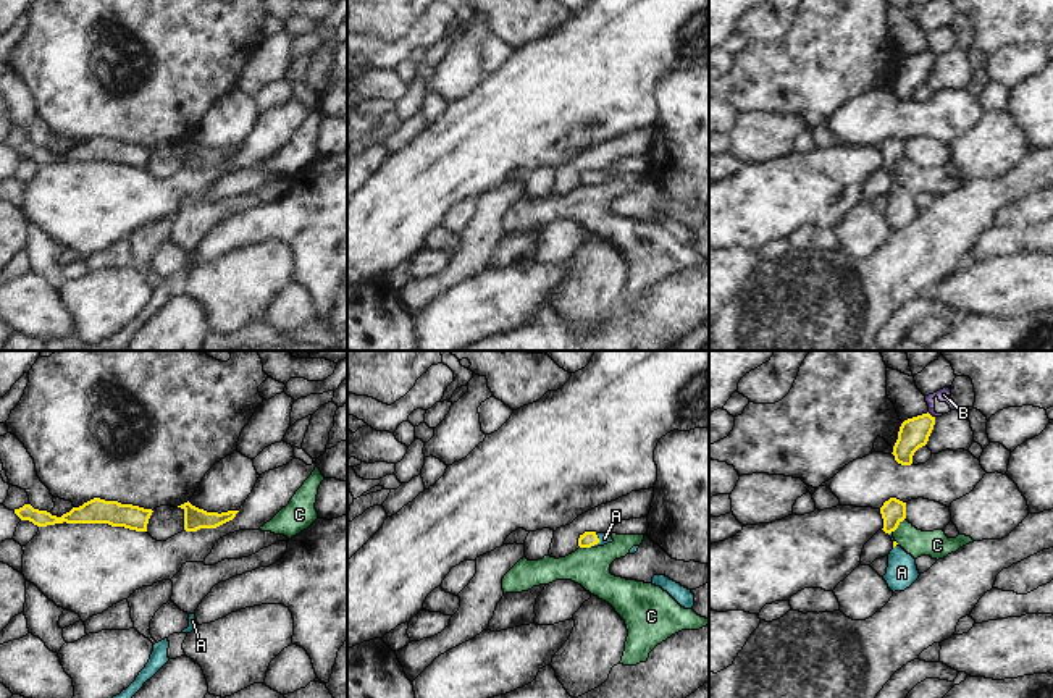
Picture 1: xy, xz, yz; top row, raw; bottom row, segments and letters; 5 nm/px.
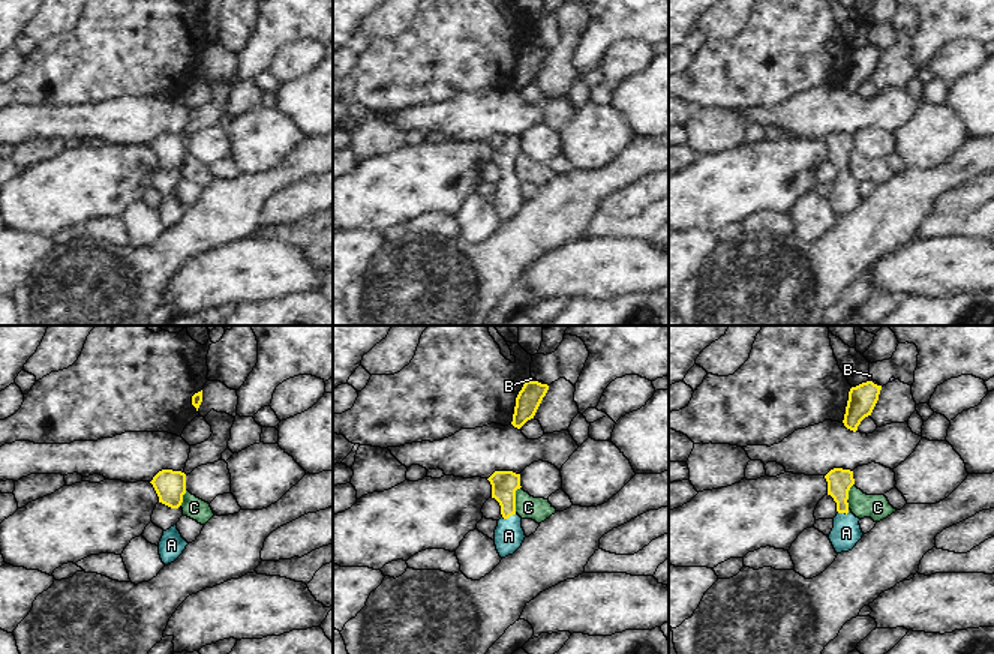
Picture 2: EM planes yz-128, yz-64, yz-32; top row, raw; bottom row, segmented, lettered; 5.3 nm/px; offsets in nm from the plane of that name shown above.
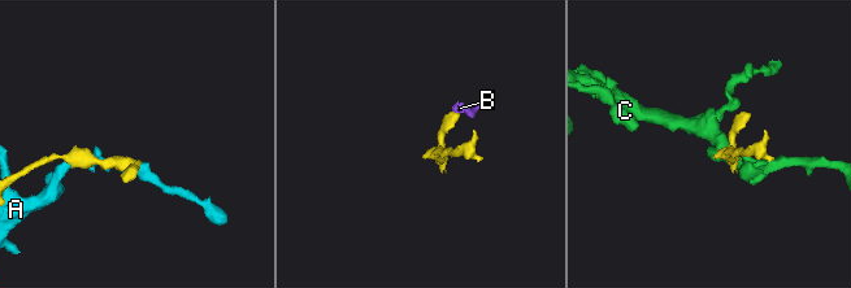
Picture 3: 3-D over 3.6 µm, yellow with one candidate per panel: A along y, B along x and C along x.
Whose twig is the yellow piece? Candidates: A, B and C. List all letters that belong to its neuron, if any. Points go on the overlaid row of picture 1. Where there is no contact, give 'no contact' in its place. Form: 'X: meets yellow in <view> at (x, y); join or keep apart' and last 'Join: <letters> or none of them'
A: meets yellow in xz at (598, 542); join
B: meets yellow in yz at (929, 414); keep apart
C: meets yellow in yz at (898, 524); keep apart
Join: A

